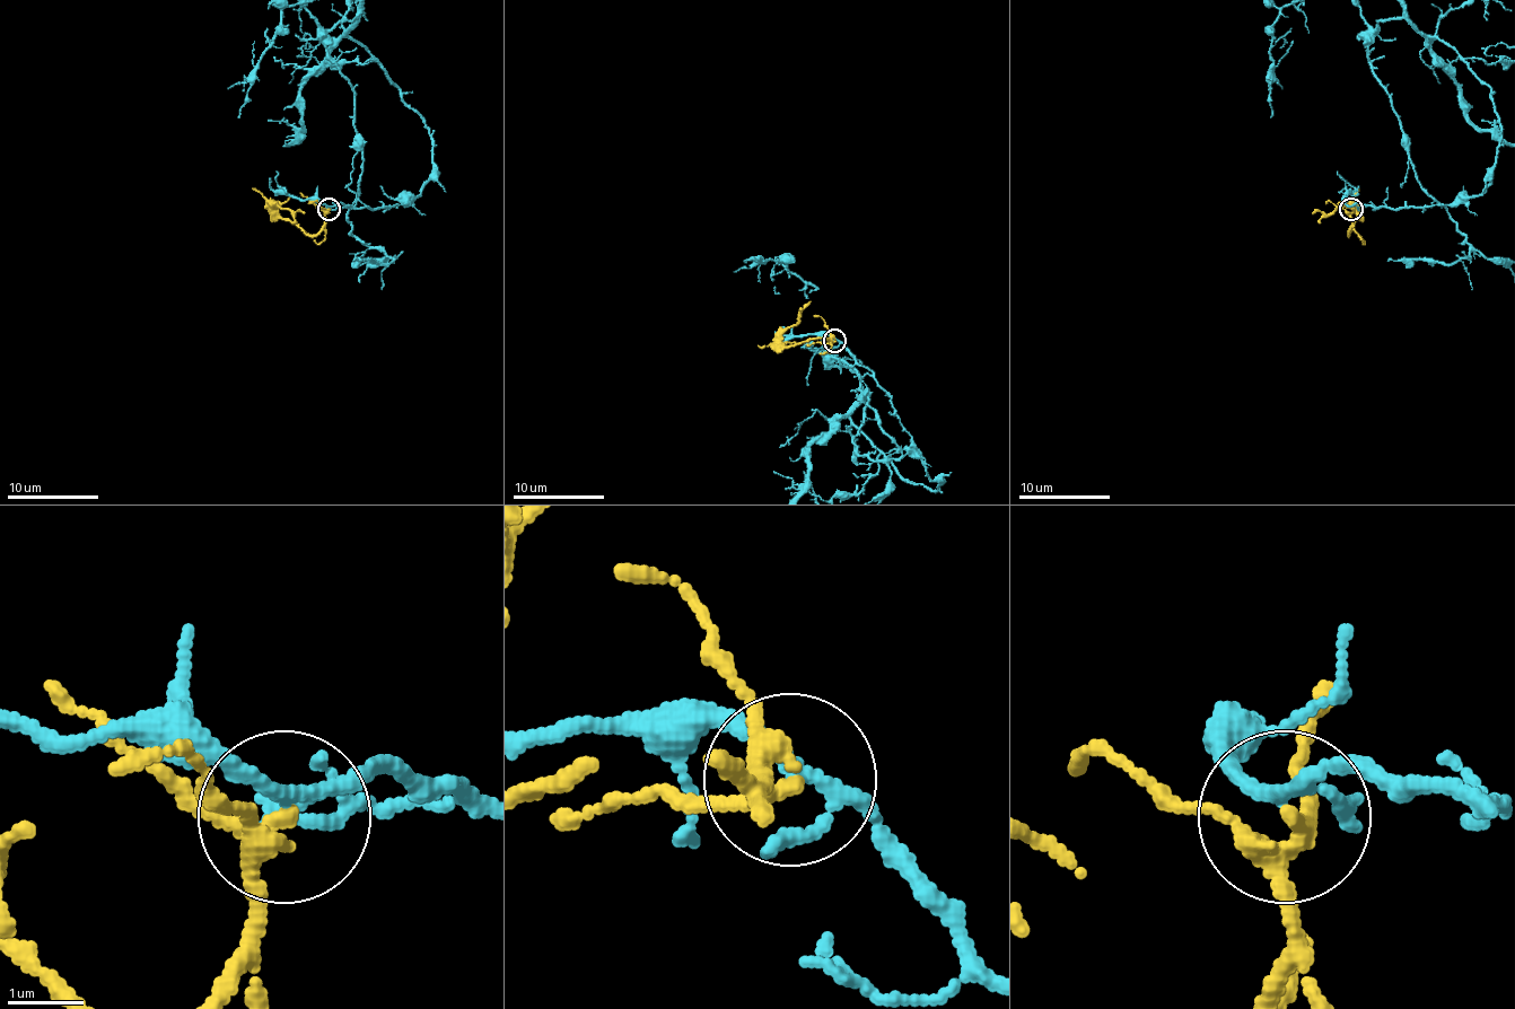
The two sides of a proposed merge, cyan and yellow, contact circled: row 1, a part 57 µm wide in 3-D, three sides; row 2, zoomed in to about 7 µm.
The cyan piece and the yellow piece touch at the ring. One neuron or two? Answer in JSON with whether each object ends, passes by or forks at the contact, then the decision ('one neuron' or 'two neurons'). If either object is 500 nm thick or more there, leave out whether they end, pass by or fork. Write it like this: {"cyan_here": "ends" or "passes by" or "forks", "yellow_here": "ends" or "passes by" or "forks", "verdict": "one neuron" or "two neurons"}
{"cyan_here": "forks", "yellow_here": "forks", "verdict": "two neurons"}

